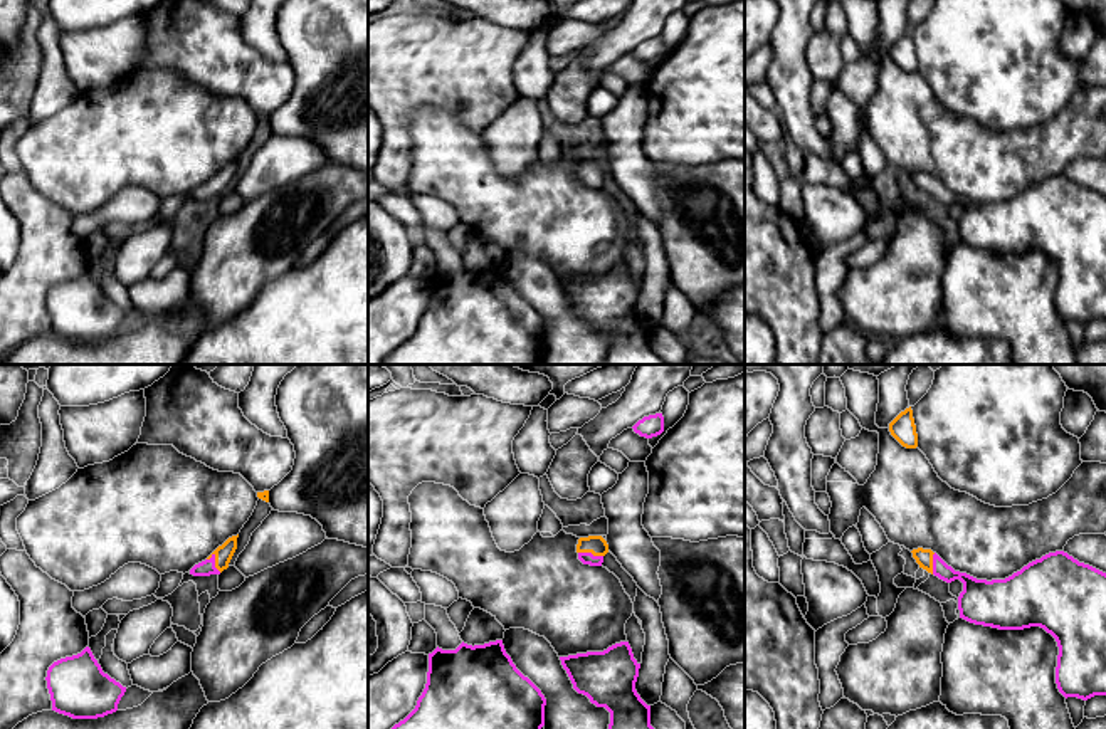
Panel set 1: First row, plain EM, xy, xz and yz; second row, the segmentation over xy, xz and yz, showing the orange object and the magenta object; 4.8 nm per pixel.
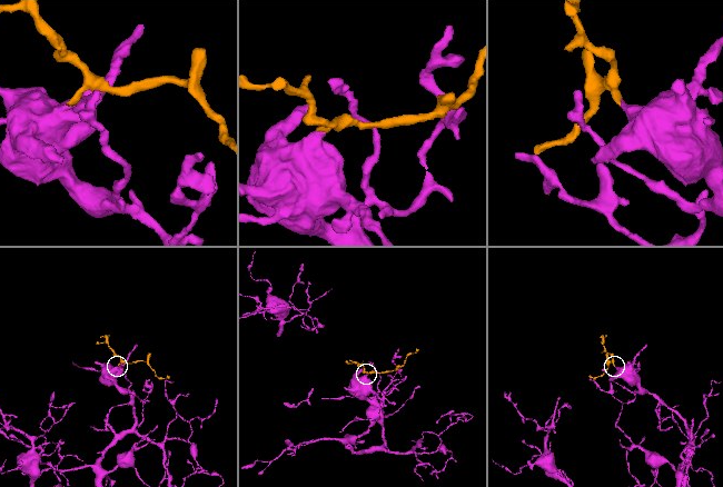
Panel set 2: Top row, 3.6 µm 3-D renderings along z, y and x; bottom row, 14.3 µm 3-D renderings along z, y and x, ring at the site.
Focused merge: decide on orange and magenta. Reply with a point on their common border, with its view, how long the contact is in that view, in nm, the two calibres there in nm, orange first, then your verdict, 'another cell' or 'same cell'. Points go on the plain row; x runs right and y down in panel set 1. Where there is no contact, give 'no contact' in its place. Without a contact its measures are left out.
xy (215, 187) | 100 nm | 90/80 nm | same cell

